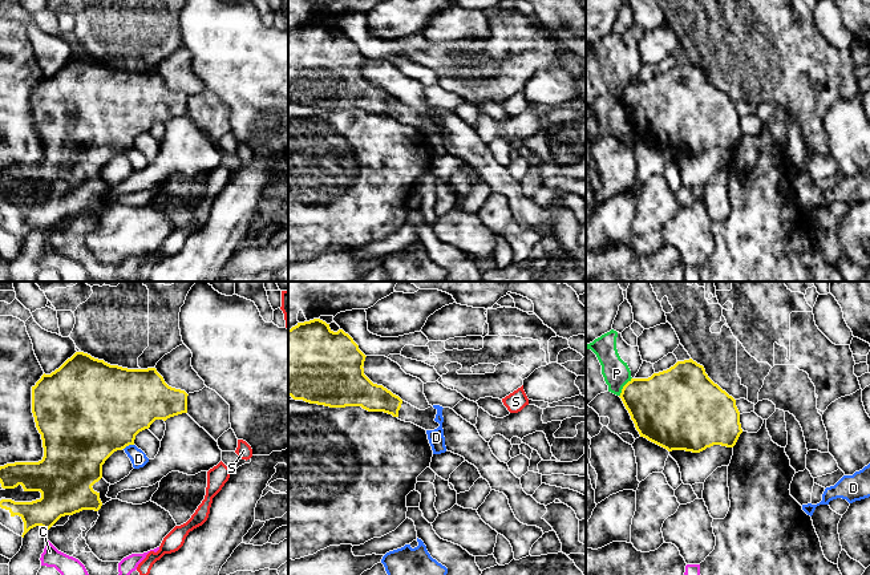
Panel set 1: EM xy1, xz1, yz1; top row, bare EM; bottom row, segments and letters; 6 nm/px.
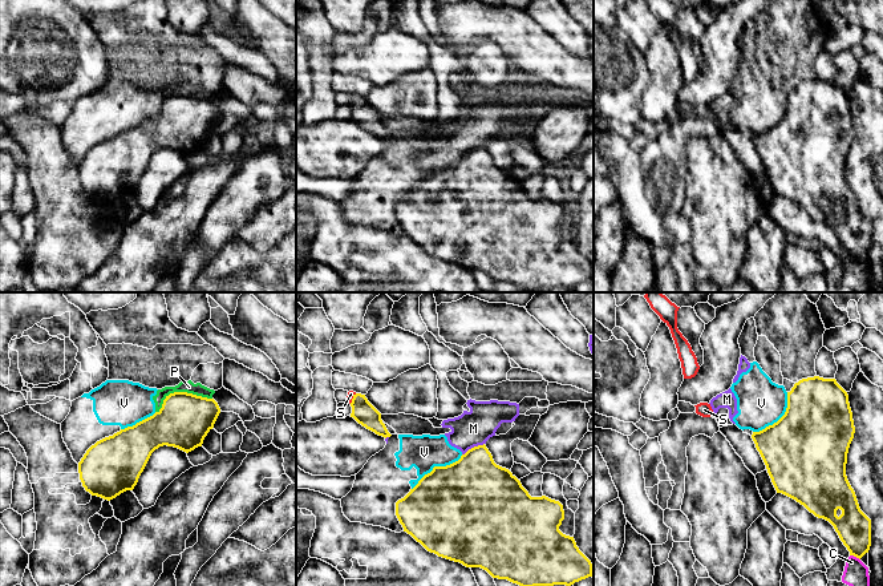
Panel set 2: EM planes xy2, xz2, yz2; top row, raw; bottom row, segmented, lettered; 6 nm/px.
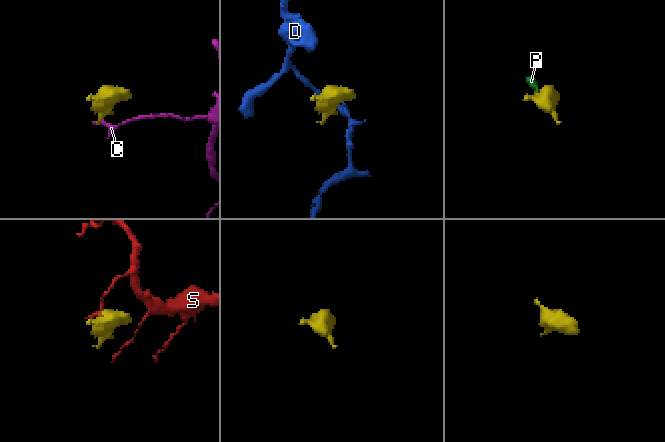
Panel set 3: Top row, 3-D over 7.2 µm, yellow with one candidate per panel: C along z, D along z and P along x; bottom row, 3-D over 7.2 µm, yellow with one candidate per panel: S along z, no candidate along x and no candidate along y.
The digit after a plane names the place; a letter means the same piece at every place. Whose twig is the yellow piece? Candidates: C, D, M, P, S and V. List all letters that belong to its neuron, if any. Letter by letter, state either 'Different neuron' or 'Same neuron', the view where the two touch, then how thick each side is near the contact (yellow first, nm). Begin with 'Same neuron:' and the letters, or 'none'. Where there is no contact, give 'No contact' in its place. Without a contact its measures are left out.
Same neuron: none
C: Different neuron. Touches yellow in yz2. Thickness 200 nm (yellow) against 150 nm
D: Different neuron. Touches yellow in xy1. Thickness 480 nm (yellow) against 100 nm
M: Different neuron. Touches yellow in xz2. Thickness 400 nm (yellow) against 220 nm
P: Different neuron. Touches yellow in xy2. Thickness 320 nm (yellow) against 70 nm
S: Different neuron. Touches yellow in xz2. Thickness 140 nm (yellow) against 40 nm
V: Different neuron. Touches yellow in xz2. Thickness 480 nm (yellow) against 220 nm

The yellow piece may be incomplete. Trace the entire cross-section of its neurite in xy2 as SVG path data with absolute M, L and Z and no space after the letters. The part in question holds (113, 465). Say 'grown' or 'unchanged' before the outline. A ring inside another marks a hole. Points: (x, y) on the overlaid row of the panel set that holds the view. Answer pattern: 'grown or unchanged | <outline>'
unchanged | M187 392L170 393L153 416L86 450L78 462L82 486L108 501L133 490L155 449L167 445L189 453L202 446L219 413L214 399Z

